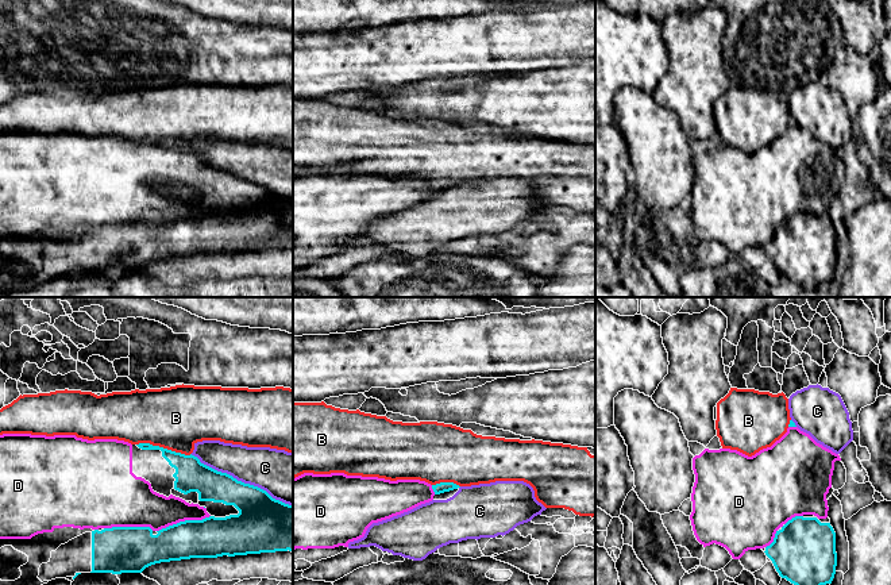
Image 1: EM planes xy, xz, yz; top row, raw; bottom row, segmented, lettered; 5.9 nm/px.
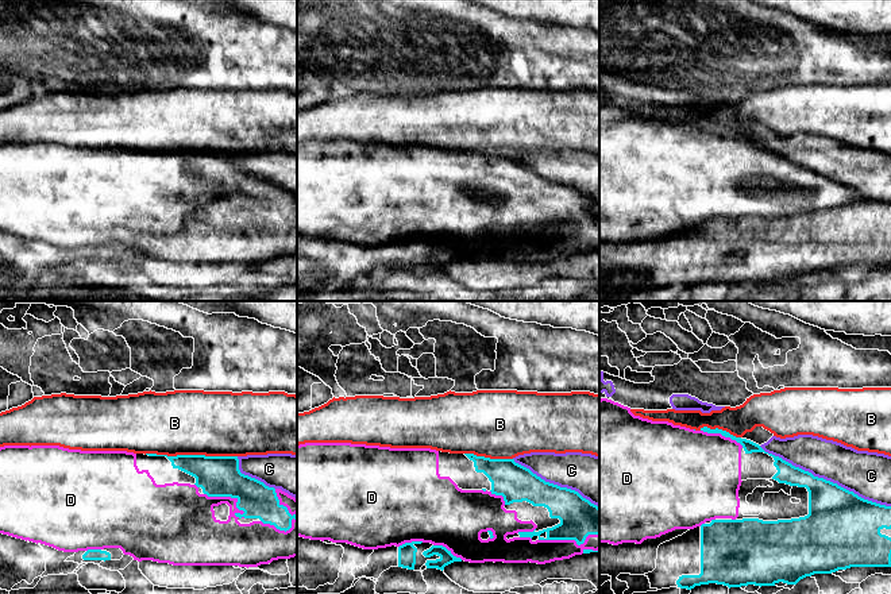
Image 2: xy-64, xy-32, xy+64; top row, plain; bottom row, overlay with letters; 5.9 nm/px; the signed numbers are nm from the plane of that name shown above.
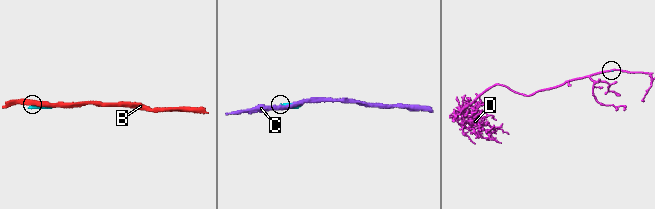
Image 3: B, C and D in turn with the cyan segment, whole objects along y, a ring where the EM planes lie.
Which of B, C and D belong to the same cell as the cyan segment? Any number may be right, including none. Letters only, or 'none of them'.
none of them

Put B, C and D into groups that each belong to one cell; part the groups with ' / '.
B / C / D

